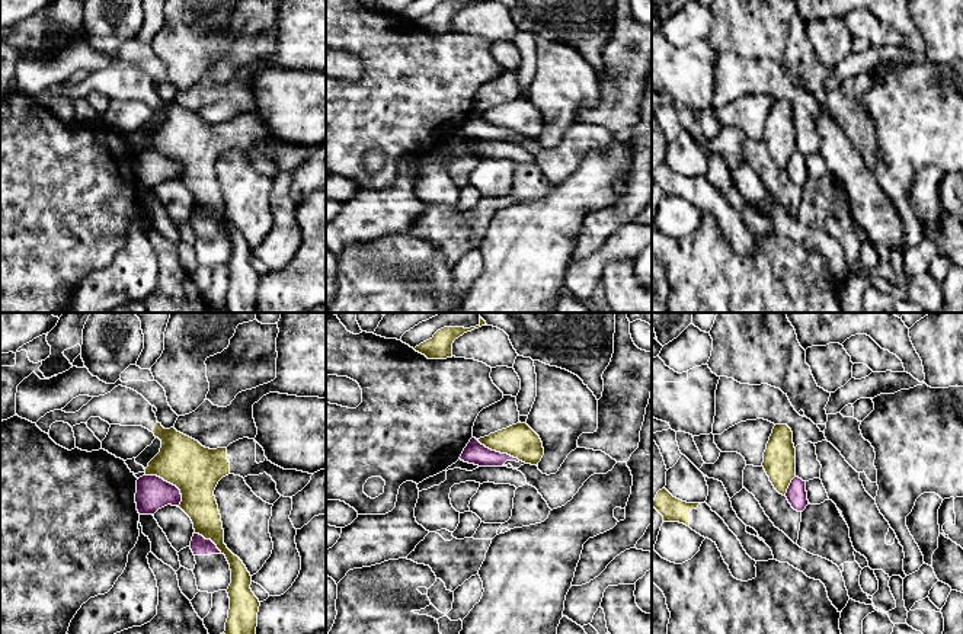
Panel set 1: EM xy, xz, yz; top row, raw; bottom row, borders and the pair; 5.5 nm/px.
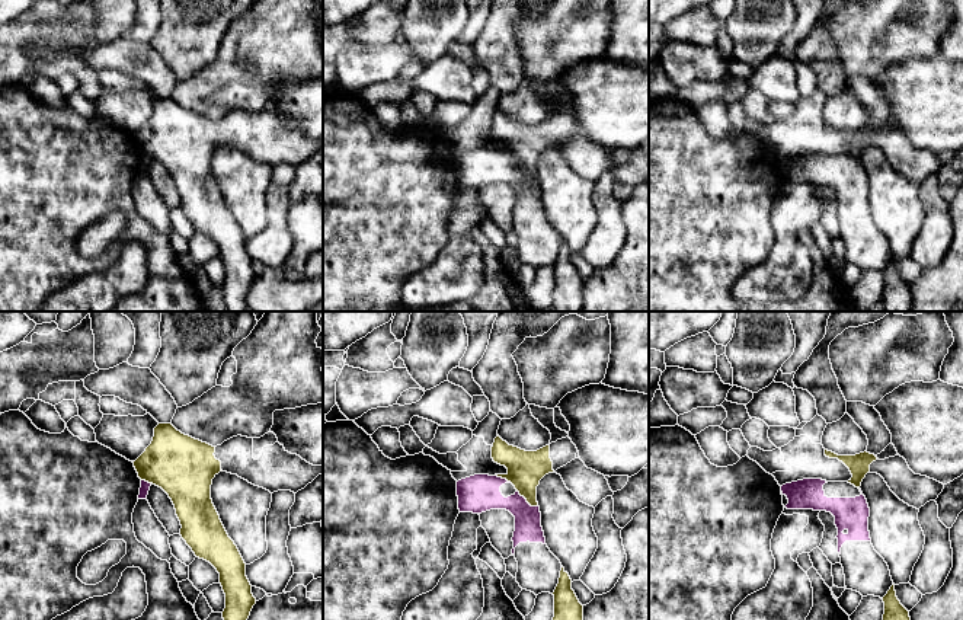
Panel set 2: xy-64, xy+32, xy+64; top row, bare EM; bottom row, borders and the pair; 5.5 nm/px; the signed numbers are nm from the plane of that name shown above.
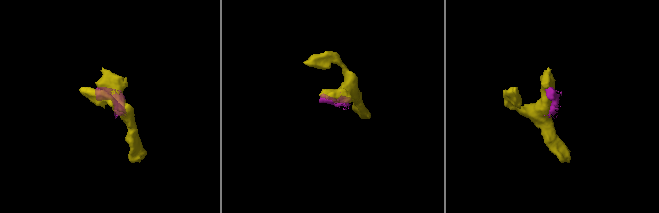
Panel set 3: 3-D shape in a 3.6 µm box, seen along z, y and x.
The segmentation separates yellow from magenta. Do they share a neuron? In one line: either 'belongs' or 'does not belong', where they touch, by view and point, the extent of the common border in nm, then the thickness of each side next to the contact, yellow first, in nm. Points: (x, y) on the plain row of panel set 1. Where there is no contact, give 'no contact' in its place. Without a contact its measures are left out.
belongs; contact xy (170, 157); length 260 nm; calibres 280 and 190 nm

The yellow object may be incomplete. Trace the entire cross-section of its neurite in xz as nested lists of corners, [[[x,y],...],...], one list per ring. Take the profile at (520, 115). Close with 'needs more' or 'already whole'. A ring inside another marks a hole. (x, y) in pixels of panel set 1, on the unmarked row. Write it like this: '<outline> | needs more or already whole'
[[[519,96],[484,112],[471,112],[460,134],[479,141],[503,141],[506,135],[538,140],[543,129],[540,111]]] | needs more

